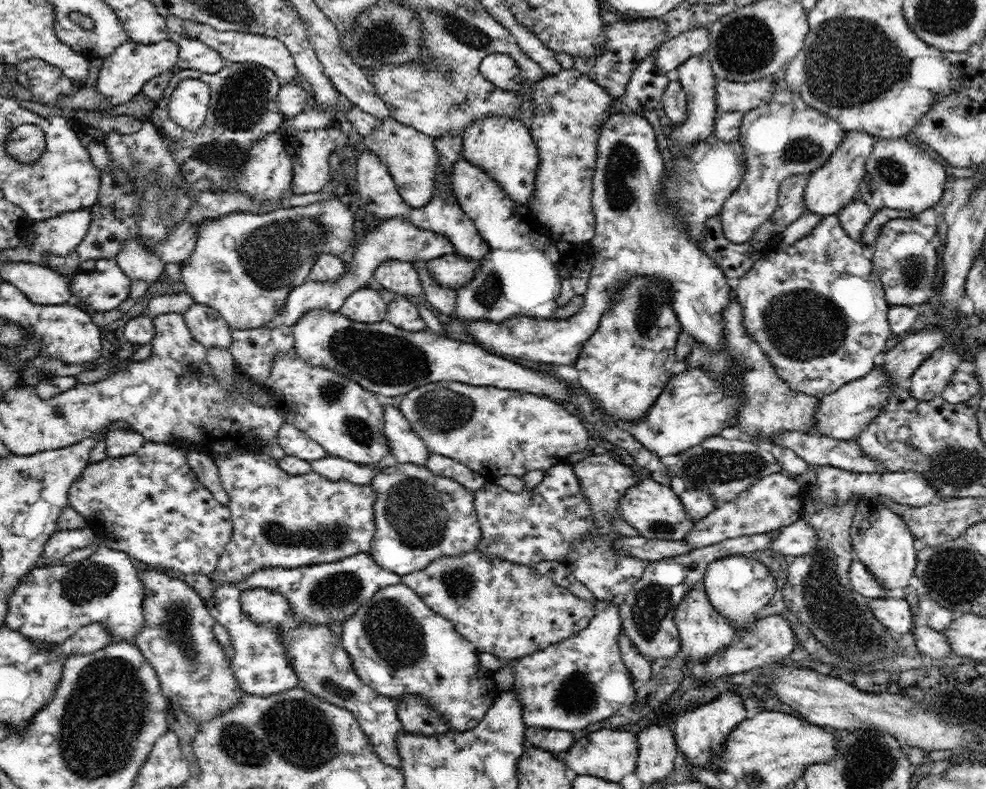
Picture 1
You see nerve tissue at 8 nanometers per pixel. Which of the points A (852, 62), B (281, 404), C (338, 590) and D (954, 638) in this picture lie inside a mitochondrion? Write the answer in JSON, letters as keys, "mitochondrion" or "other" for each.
{"A":"mitochondrion","B":"other","C":"mitochondrion","D":"other"}

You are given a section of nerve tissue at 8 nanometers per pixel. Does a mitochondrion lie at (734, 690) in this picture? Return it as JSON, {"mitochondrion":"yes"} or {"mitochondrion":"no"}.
{"mitochondrion":"no"}

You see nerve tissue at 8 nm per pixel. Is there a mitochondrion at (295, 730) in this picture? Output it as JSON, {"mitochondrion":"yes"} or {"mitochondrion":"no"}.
{"mitochondrion":"yes"}

